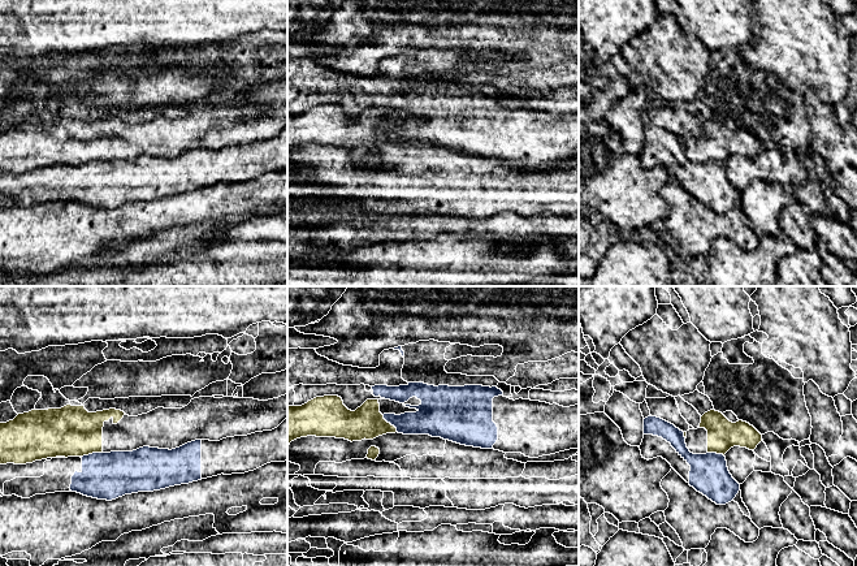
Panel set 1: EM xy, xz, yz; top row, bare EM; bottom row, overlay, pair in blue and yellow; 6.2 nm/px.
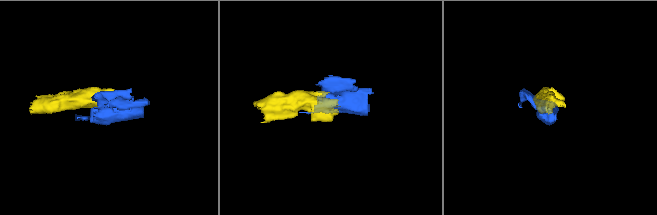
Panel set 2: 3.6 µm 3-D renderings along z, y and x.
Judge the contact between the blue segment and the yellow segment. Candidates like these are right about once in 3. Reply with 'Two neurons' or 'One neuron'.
Two neurons

